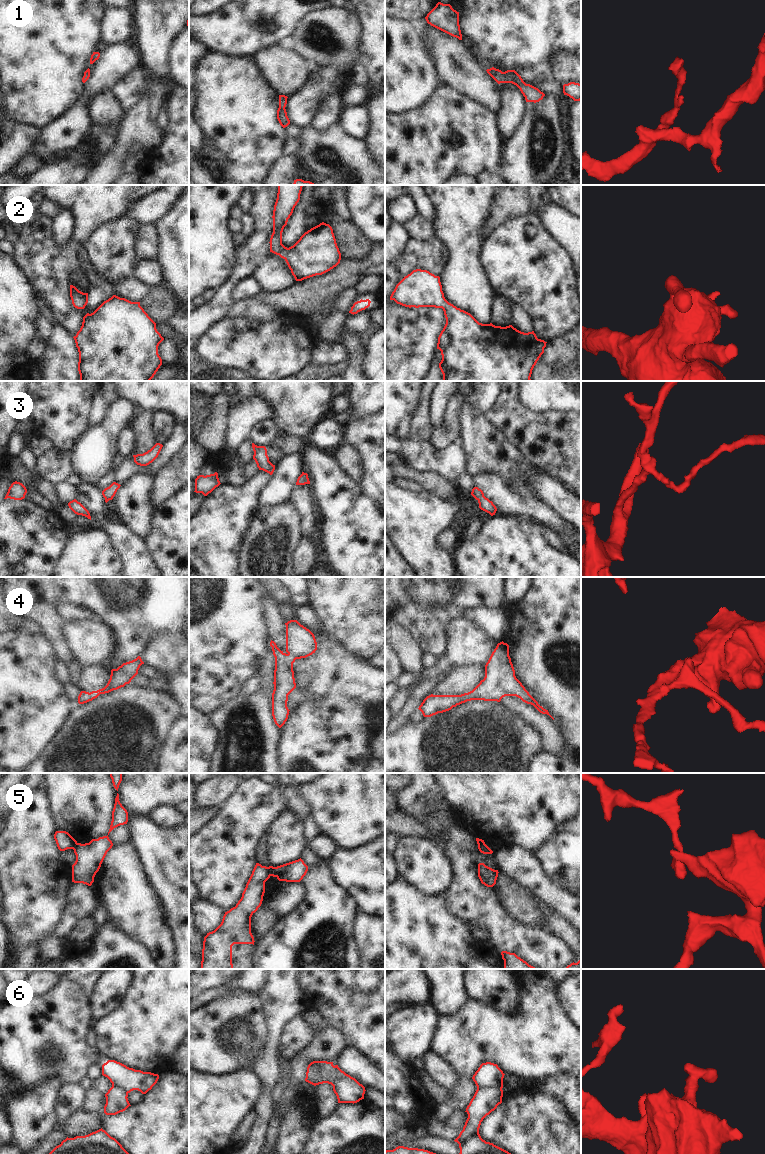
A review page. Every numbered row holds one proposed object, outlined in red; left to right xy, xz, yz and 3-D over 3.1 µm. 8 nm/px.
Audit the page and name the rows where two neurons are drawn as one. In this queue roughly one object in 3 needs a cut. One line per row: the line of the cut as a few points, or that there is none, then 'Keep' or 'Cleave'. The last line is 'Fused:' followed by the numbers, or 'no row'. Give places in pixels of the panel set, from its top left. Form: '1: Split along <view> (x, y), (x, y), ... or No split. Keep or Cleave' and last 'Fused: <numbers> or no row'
1: No split. Keep
2: No split. Keep
3: No split. Keep
4: No split. Keep
5: Split along xz (269, 866), (270, 875). Cleave
6: Split along yz (501, 1087), (477, 1088). Cleave
Fused: 5, 6

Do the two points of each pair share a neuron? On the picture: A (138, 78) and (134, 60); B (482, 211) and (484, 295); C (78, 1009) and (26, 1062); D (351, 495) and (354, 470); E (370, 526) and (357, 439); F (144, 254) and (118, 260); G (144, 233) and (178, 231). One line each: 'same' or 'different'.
A: different
B: same
C: same
D: different
E: different
F: different
G: different

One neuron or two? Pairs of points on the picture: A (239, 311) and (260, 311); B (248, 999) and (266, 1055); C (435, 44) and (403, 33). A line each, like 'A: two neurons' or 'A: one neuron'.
A: one neuron
B: two neurons
C: two neurons

